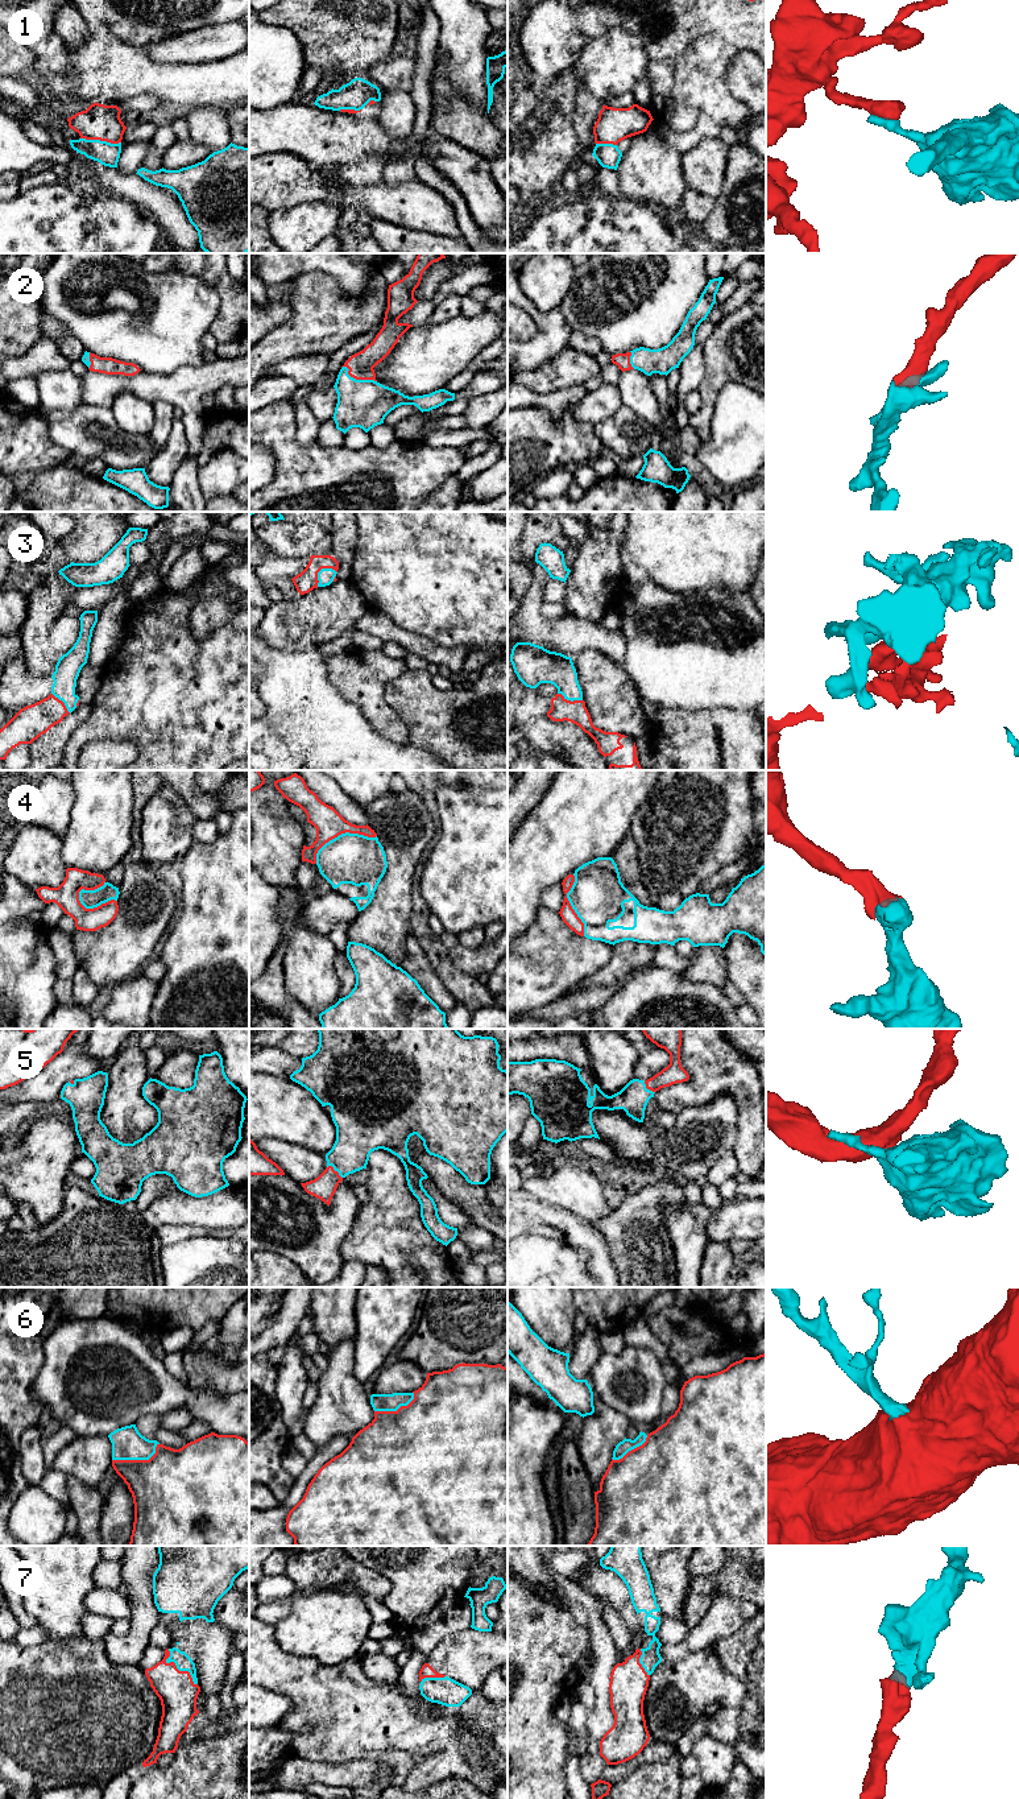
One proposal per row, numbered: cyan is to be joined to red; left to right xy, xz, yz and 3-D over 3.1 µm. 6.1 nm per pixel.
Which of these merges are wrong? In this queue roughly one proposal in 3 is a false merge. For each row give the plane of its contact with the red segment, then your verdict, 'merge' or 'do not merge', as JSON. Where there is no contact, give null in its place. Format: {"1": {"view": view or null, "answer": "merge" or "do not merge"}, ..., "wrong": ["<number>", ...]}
{"1": {"view": "xy", "answer": "do not merge"}, "2": {"view": "xz", "answer": "merge"}, "3": {"view": "xz", "answer": "merge"}, "4": {"view": "xy", "answer": "merge"}, "5": {"view": "xz", "answer": "merge"}, "6": {"view": "xy", "answer": "merge"}, "7": {"view": "xy", "answer": "merge"}, "wrong": ["1"]}

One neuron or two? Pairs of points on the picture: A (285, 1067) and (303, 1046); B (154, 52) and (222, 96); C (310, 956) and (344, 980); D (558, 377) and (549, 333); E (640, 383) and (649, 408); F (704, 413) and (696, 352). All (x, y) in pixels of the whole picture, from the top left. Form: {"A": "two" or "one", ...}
{"A": "two", "B": "two", "C": "two", "D": "two", "E": "one", "F": "two"}

